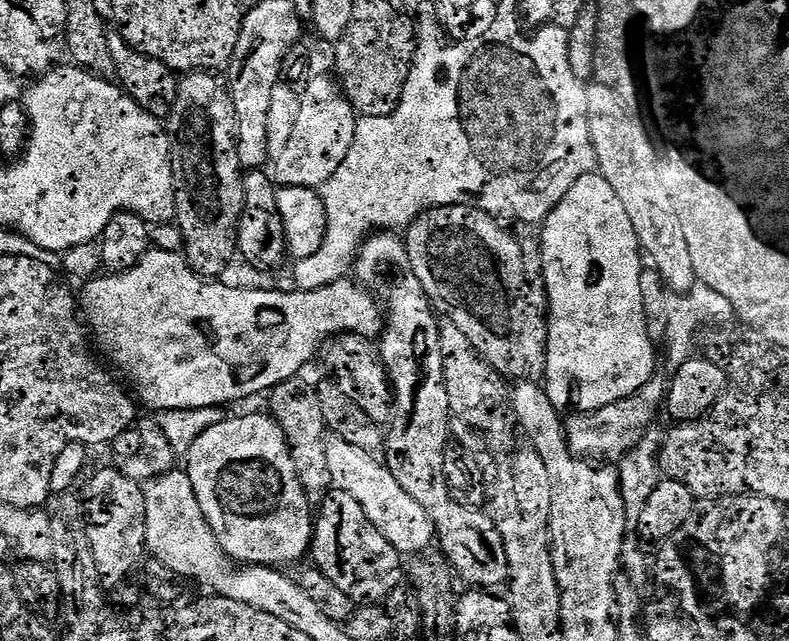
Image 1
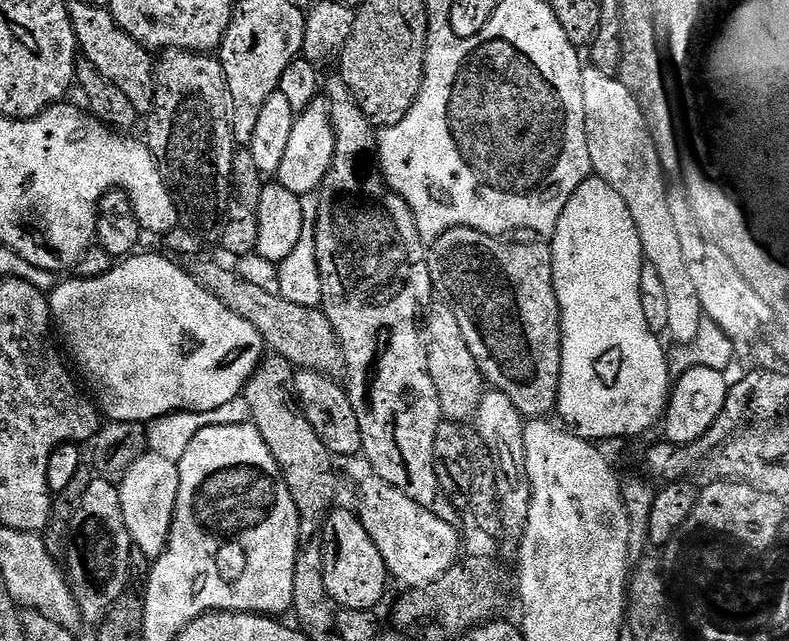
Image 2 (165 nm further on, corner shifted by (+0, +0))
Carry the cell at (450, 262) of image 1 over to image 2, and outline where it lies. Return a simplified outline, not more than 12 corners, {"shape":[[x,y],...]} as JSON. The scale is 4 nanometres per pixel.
{"shape":[[473,228],[431,241],[432,287],[485,381],[556,407],[547,243]]}

